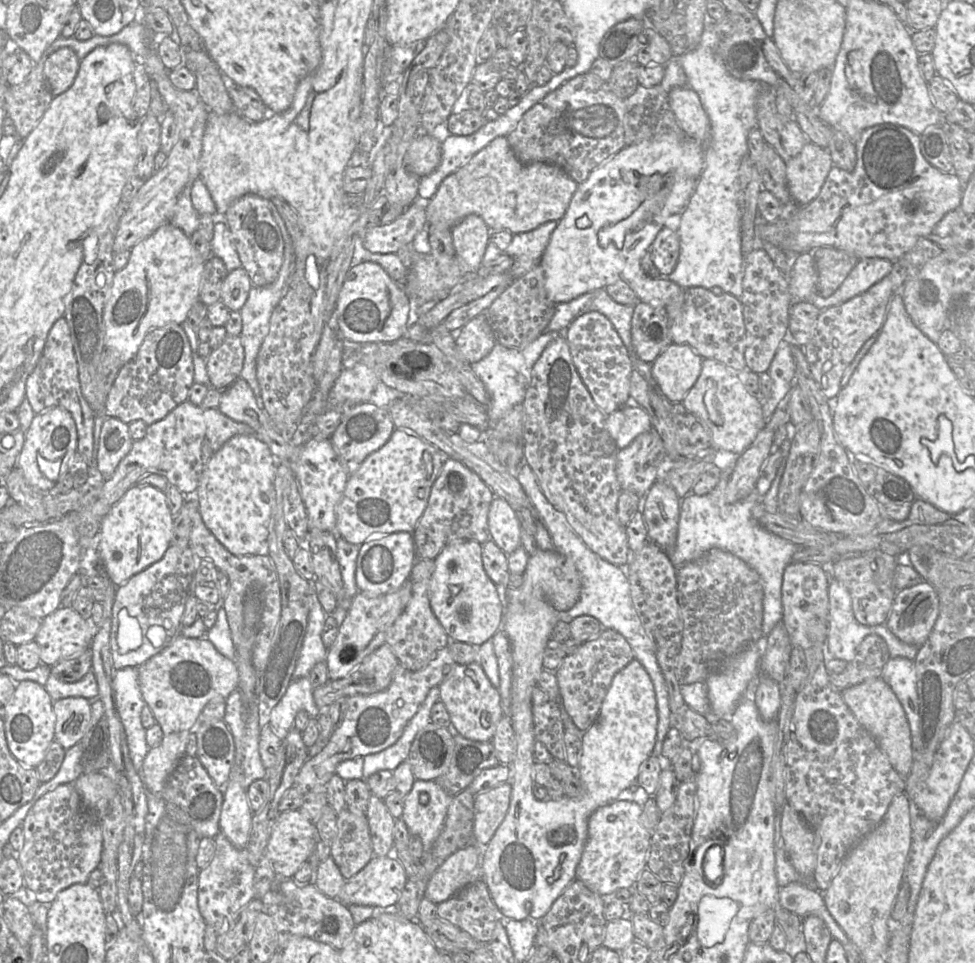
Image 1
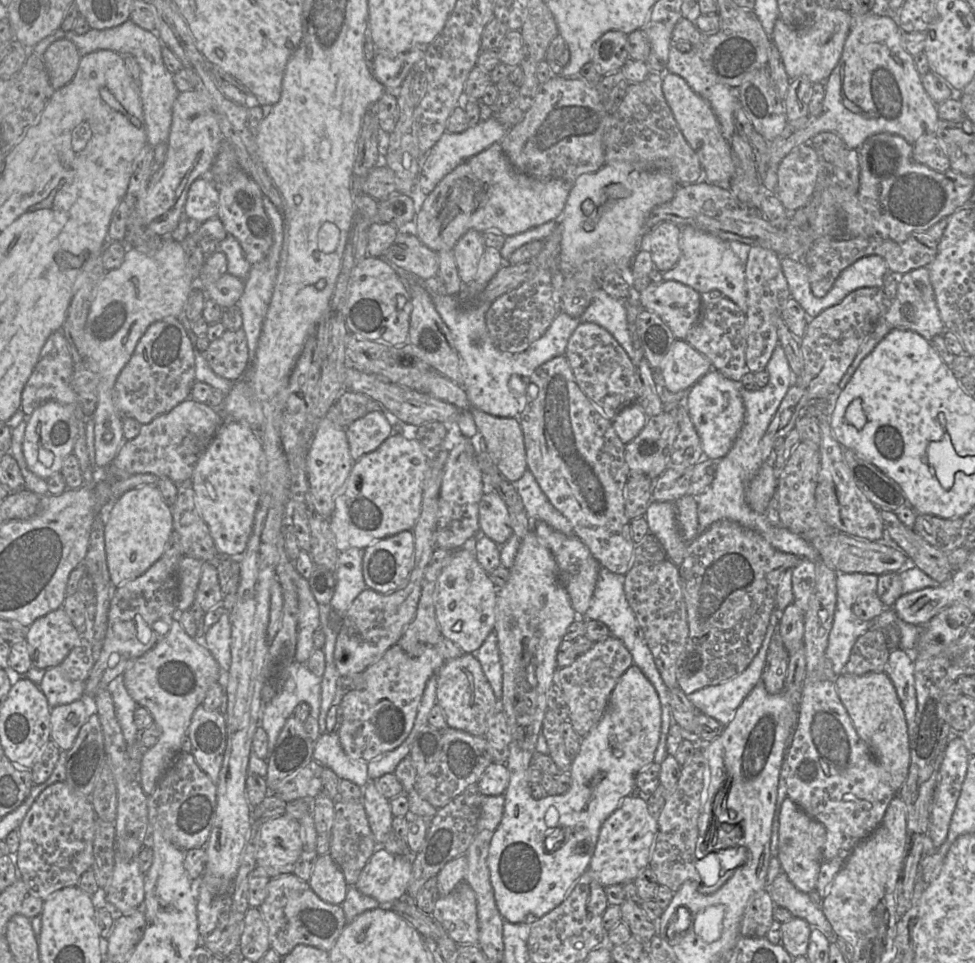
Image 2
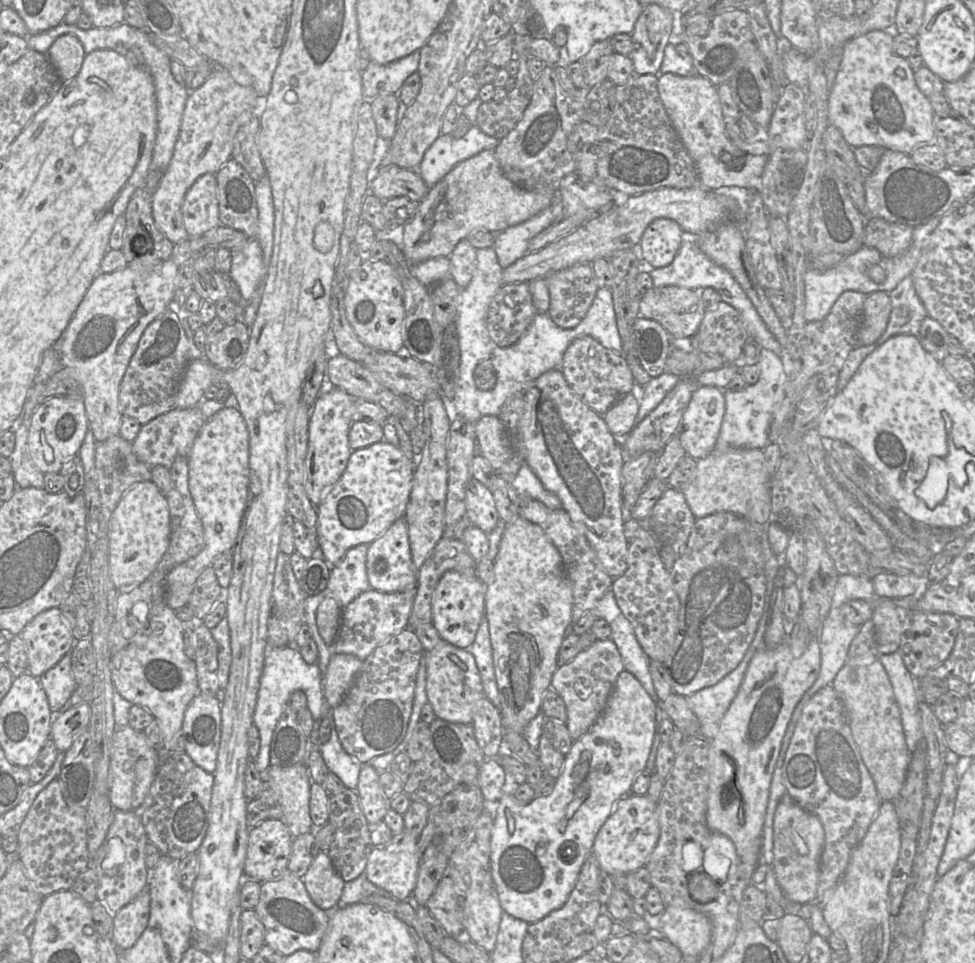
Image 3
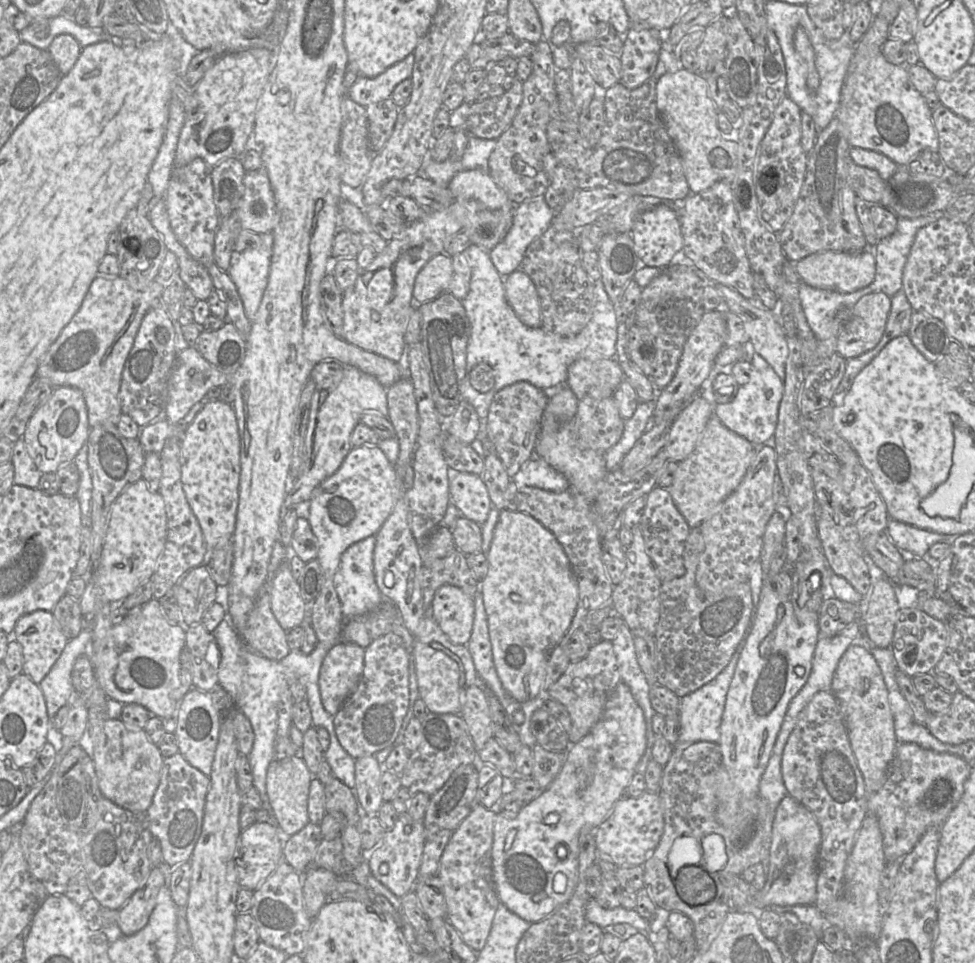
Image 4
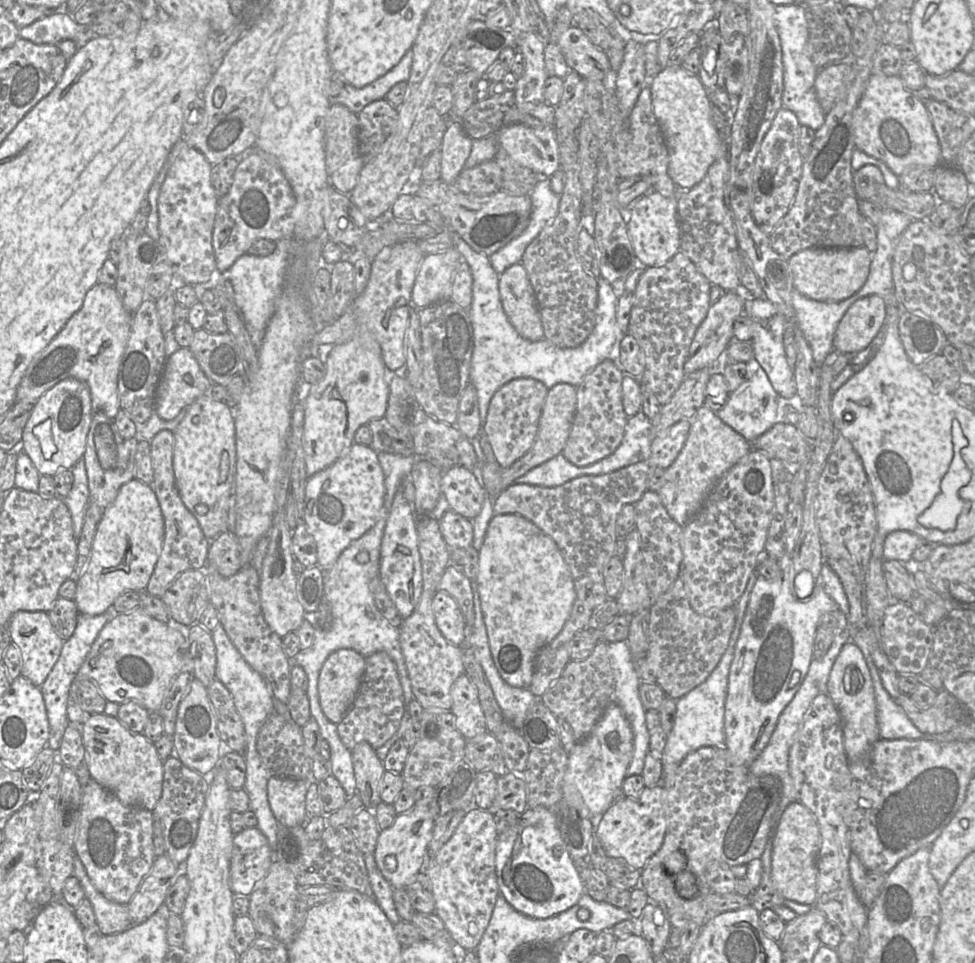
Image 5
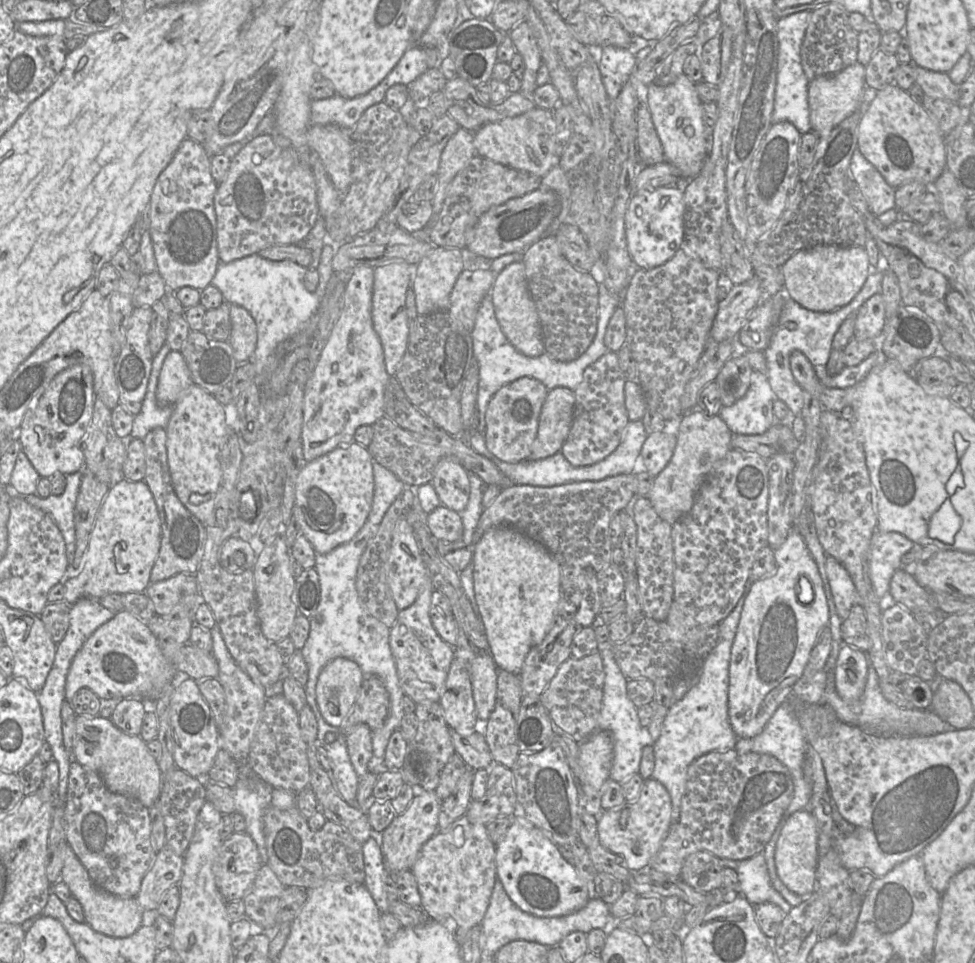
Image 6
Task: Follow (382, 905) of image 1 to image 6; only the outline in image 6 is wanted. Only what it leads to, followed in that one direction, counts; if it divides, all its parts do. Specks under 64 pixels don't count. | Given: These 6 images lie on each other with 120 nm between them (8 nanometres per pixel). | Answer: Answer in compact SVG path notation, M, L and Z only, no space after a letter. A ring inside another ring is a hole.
M417 791L408 808L402 814L396 815L390 825L379 835L388 872L394 874L411 870L423 845L439 830L438 820L442 802L435 791Z

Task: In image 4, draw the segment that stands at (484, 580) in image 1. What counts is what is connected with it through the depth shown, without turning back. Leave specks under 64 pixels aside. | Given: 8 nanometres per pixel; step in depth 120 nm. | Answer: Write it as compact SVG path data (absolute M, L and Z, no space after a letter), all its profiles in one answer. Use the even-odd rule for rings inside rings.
M445 584L435 593L430 614L455 645L466 645L474 622L474 598L459 587Z

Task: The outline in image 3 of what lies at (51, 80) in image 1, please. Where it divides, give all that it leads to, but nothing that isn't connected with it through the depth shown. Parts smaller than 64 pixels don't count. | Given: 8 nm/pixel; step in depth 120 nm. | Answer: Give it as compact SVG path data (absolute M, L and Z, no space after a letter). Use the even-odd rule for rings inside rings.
M63 34L50 46L47 56L62 82L68 82L78 74L85 52L81 42L72 34Z

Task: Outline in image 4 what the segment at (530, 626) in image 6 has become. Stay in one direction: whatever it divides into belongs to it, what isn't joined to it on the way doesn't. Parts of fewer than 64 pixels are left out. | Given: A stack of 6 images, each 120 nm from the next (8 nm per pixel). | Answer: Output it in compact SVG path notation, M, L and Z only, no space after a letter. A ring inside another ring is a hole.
M507 509L499 511L487 559L488 573L479 582L487 614L494 665L505 691L516 701L525 702L545 694L544 684L550 652L564 637L577 607L577 579L554 534L526 512Z

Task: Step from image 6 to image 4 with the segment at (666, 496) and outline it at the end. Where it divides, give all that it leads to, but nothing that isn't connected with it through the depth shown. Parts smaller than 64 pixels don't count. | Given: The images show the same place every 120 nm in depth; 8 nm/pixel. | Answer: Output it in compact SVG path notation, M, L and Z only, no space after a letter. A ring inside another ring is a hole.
M714 413L708 420L693 452L678 463L672 484L665 488L669 491L676 507L690 528L700 526L721 507L724 500L740 485L749 466L755 458L758 448L746 438L728 429Z

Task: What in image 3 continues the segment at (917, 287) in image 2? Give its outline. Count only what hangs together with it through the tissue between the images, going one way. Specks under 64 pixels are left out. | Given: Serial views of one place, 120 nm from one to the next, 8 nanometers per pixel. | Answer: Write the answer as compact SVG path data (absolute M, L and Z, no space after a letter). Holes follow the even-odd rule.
M911 275L906 276L895 289L889 292L889 295L891 299L889 321L884 335L876 341L876 346L882 345L898 334L911 334L917 337L921 323L928 315L916 294Z

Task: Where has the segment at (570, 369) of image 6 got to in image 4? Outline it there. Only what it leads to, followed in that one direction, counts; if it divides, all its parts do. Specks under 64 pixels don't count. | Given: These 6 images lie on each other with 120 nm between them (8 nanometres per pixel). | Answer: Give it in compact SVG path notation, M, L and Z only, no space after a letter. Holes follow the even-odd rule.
M471 244L462 253L471 269L469 292L462 300L471 324L471 335L461 394L462 400L473 405L482 420L487 418L495 394L508 385L526 381L545 392L551 392L565 384L568 367L574 361L616 358L617 314L602 280L595 281L594 307L587 325L572 337L554 335L542 327L530 328L520 321L506 299L504 277L495 268L489 251ZM480 363L489 364L495 374L495 384L487 392L478 391L471 383L471 372Z

